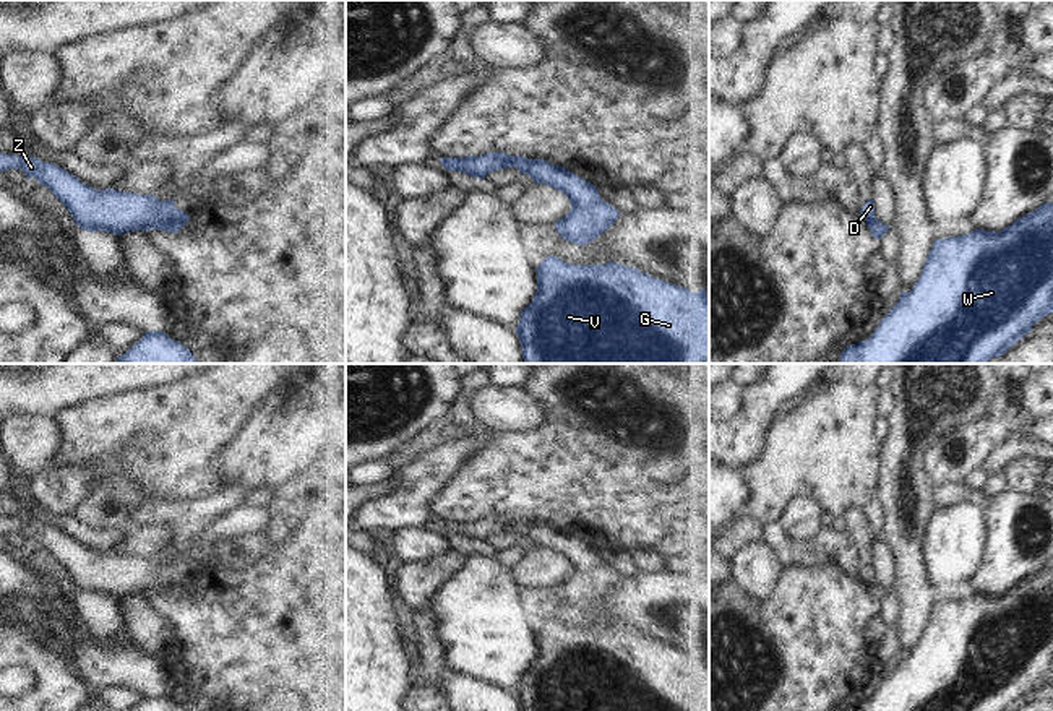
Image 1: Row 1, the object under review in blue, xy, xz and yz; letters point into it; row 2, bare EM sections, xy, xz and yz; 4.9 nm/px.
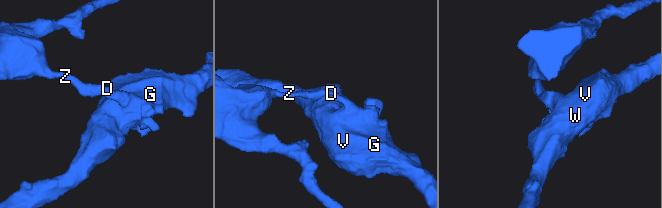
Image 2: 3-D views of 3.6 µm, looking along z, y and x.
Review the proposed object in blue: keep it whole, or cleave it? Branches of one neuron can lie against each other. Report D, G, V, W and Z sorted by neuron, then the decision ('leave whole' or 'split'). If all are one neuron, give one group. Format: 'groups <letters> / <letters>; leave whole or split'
groups D Z / G V W; split

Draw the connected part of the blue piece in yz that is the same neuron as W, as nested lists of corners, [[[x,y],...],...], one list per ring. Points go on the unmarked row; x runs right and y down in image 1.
[[[1043,567],[1001,596],[975,592],[936,602],[910,656],[879,685],[875,696],[847,711],[1011,711],[1053,675],[1053,567]]]

